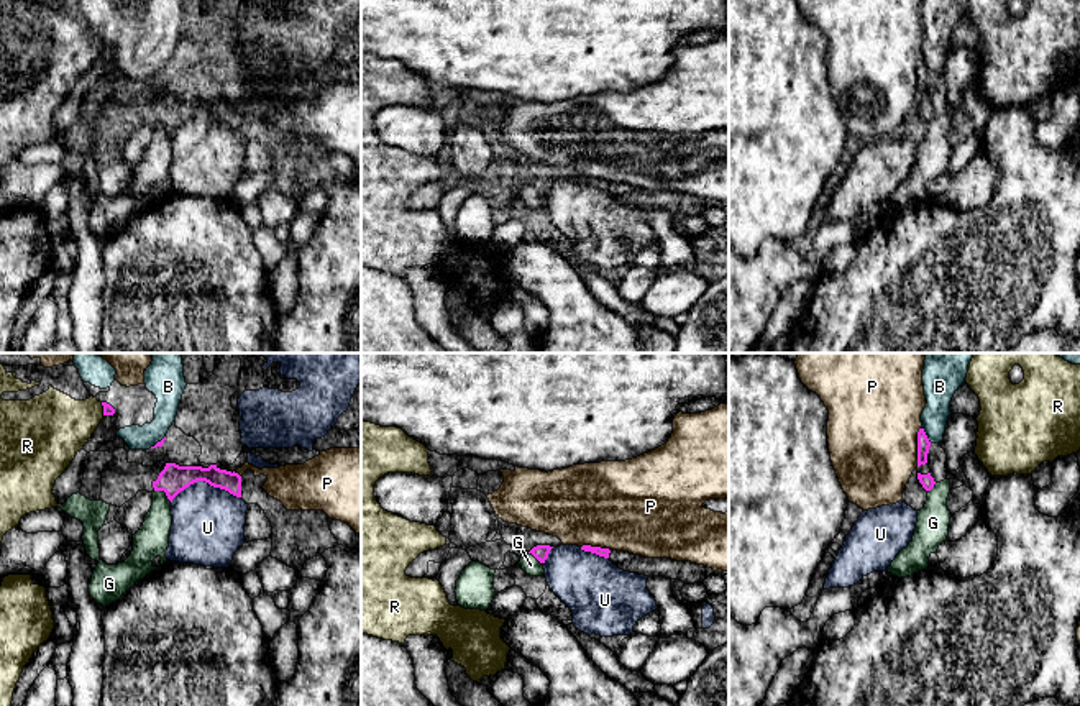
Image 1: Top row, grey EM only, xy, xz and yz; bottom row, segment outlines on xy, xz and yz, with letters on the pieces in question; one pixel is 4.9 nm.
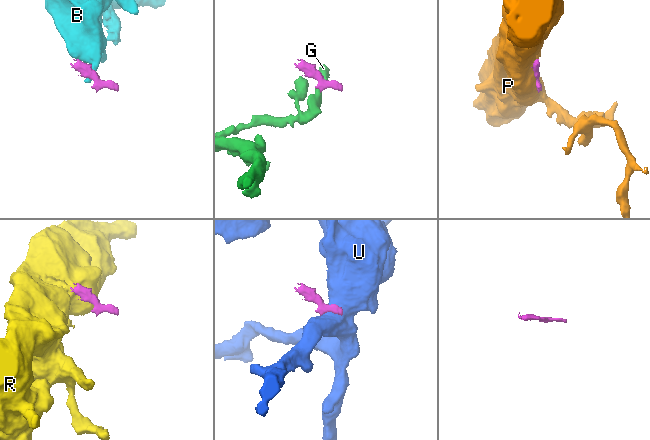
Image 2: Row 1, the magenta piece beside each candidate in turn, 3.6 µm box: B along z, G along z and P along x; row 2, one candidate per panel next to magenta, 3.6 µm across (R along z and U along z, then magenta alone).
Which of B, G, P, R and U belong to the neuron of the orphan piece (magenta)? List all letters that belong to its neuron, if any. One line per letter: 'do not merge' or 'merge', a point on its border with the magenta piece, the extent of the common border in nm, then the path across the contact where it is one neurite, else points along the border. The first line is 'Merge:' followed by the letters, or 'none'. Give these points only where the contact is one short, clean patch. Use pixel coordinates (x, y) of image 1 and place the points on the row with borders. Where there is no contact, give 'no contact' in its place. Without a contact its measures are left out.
Merge: B
B: merge; meets magenta in yz at (926, 435); contact 90 nm long; runs through yz (923, 442), (926, 435), (933, 429), (939, 386)
G: do not merge; meets magenta in xy at (164, 491); contact 110 nm long; border along xy (155, 490), (161, 490), (171, 501)
P: do not merge; meets magenta in yz at (918, 447); contact 190 nm long
R: do not merge; meets magenta in xy at (104, 409); contact 70 nm long; border along xy (100, 403), (104, 414)
U: do not merge; meets magenta in xy at (204, 480); contact 340 nm long; border along xy (240, 496), (233, 496), (204, 481), (194, 481), (171, 503)

